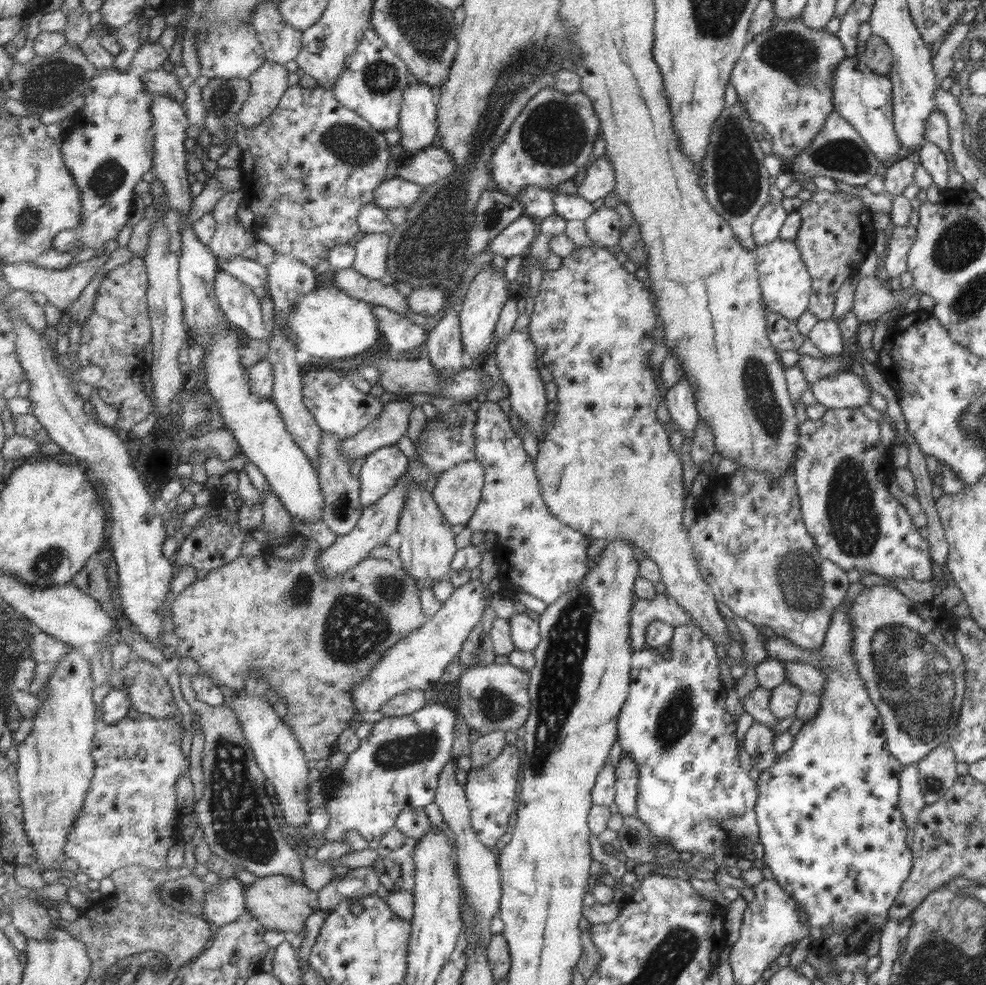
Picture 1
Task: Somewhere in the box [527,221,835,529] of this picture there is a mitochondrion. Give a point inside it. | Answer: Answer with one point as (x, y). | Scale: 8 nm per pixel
(759, 386)

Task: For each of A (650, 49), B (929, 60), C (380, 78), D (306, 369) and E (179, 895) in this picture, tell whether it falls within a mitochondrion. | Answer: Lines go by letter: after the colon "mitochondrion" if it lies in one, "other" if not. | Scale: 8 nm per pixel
A: other
B: other
C: mitochondrion
D: other
E: other

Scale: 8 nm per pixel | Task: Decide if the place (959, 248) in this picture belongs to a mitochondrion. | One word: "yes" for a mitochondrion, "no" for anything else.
yes

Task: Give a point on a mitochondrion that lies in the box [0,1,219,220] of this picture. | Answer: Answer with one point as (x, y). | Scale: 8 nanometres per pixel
(48, 84)

